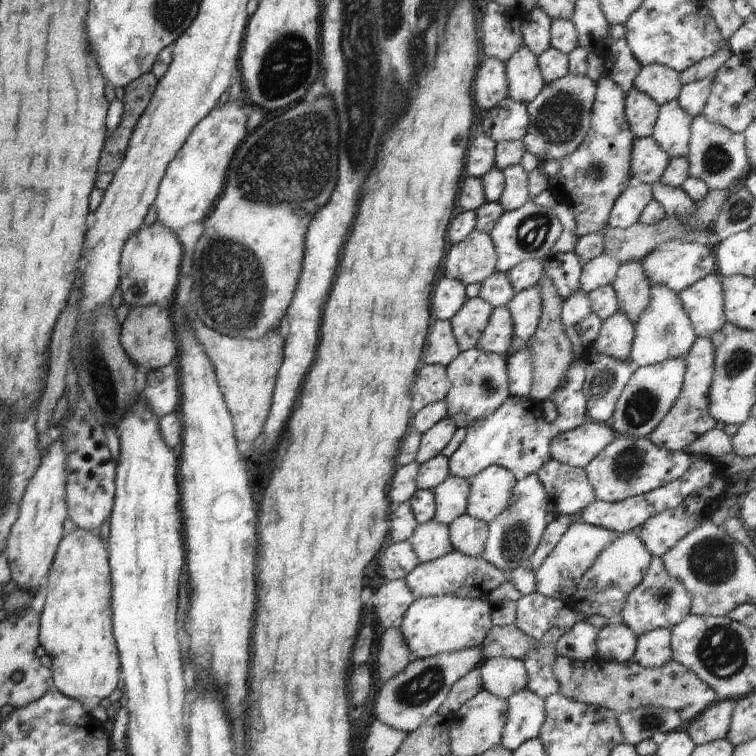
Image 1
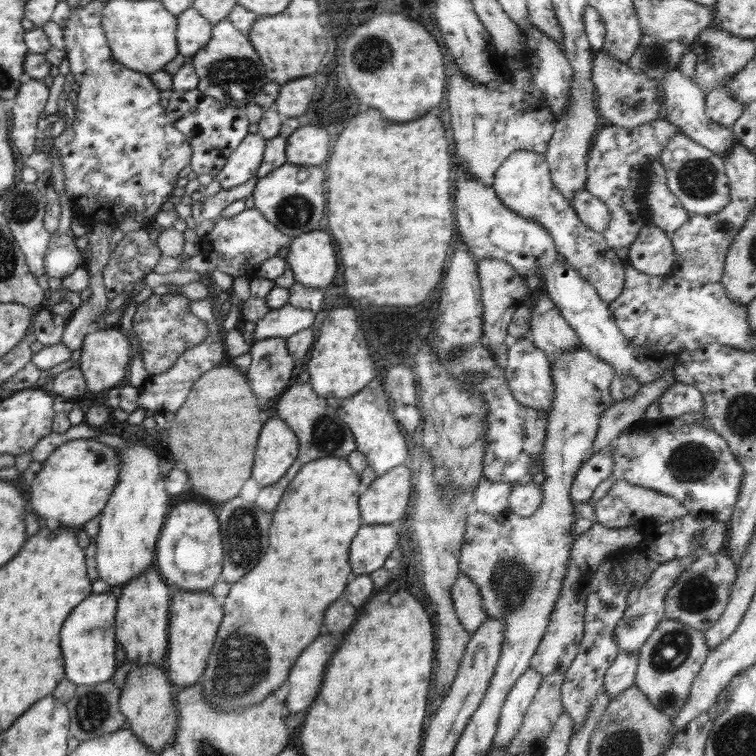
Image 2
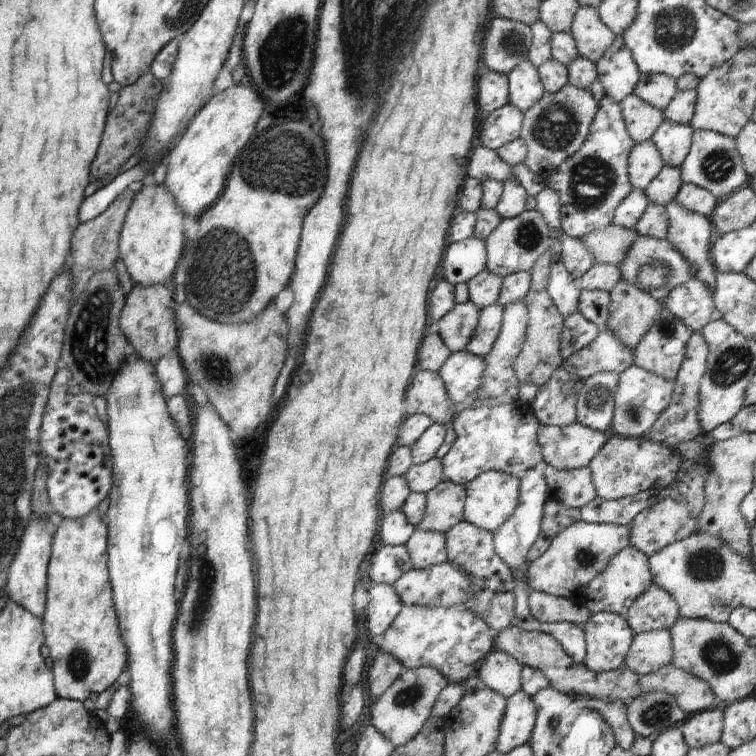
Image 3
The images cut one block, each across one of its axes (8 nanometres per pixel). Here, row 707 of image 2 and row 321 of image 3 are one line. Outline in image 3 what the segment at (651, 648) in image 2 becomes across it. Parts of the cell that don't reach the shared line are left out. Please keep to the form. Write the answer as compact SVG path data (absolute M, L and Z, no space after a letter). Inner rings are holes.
M662 306L658 320L633 352L633 364L664 380L675 381L692 333L680 318Z

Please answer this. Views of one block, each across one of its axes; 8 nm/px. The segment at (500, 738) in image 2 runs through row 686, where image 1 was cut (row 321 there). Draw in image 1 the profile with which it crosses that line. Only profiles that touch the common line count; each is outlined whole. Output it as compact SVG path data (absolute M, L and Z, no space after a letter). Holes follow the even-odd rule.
M538 285L517 292L506 305L510 311L513 329L511 345L508 347L506 360L517 353L527 342L538 326L542 310L541 292Z

